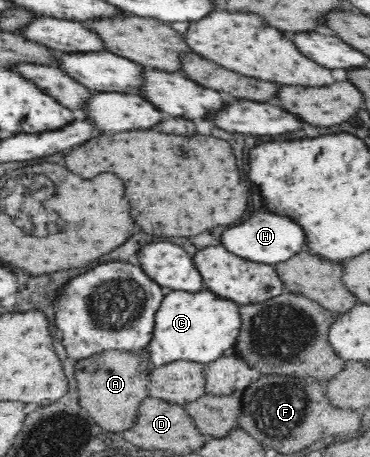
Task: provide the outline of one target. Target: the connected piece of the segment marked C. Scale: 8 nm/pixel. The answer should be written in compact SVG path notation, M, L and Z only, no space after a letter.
M175 290L167 294L155 314L153 340L149 344L149 354L157 366L186 360L191 362L213 362L229 348L233 348L235 338L239 334L239 312L237 306L229 300L217 298L209 292L193 292L185 294L183 290Z

